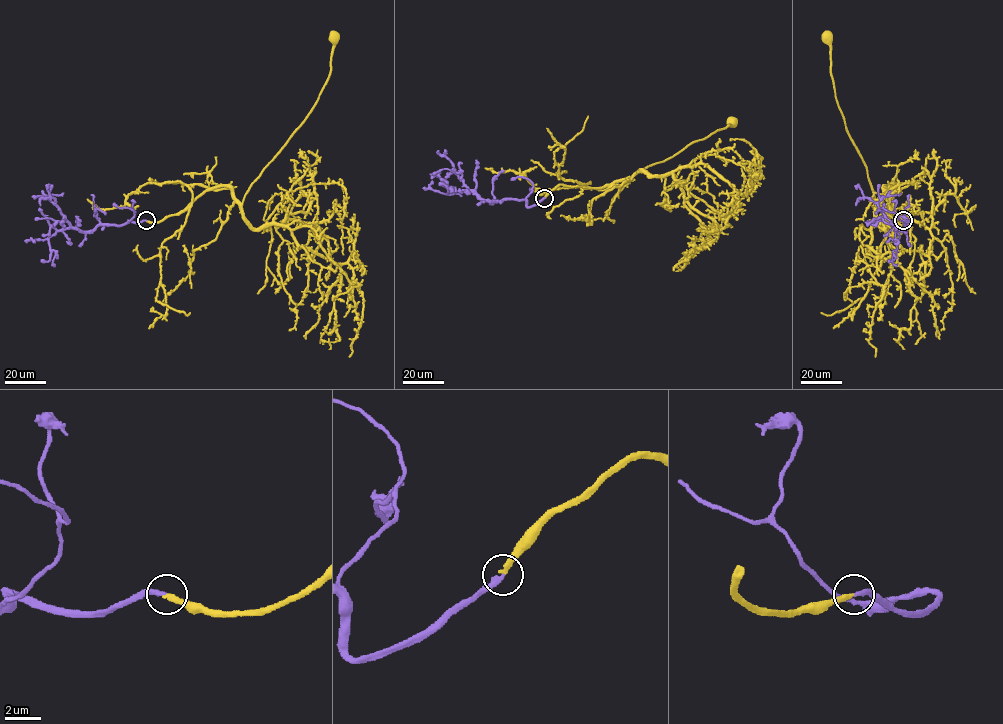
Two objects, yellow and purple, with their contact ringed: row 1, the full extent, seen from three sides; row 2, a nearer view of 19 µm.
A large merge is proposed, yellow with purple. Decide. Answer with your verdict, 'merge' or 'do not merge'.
merge

